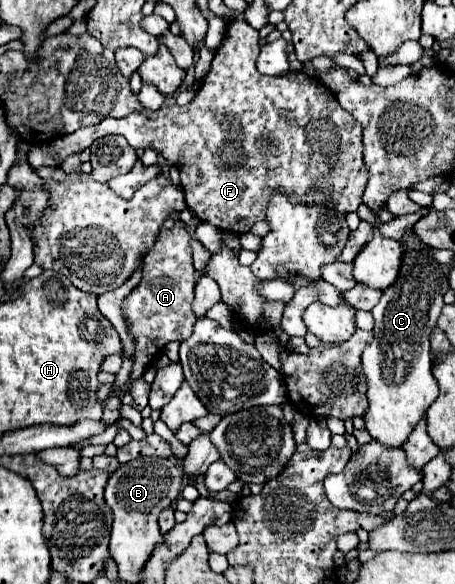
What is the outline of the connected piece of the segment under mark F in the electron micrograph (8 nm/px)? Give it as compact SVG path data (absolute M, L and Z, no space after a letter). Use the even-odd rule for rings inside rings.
M230 21L212 67L188 105L160 107L156 111L142 109L122 119L106 117L96 127L78 129L72 135L34 145L28 153L30 165L36 169L46 165L58 167L66 157L82 153L100 137L122 135L132 147L154 147L170 165L178 167L188 209L192 209L202 223L210 223L220 231L234 235L248 233L256 221L266 219L268 199L272 197L272 191L278 191L280 187L294 199L300 199L300 203L324 203L324 207L332 207L340 213L356 213L368 183L368 169L362 159L364 145L360 123L340 107L336 95L324 87L318 77L306 75L304 71L290 71L278 77L260 75L256 71L261 48L259 41L258 31L246 21Z

